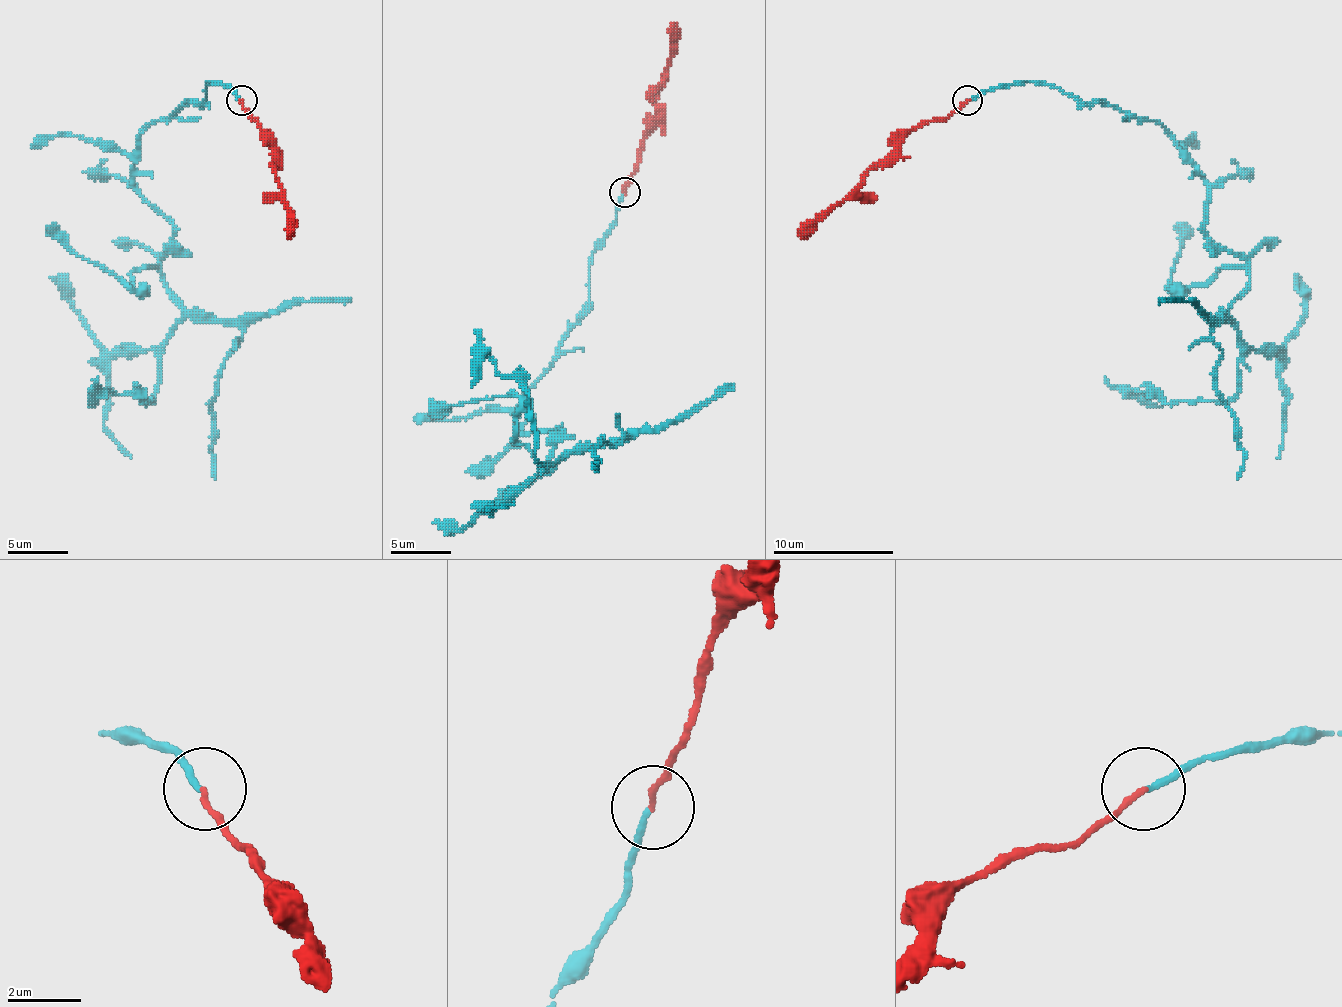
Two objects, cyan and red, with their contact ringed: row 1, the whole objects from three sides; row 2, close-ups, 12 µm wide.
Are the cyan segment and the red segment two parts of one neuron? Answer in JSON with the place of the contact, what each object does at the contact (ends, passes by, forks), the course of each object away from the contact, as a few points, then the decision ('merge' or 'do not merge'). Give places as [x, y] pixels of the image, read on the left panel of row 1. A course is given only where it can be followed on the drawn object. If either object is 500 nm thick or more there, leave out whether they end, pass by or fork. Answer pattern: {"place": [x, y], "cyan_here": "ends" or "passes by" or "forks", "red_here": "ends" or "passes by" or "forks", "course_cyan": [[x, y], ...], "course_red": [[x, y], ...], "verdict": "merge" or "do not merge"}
{"place": [241, 100], "cyan_here": "ends", "red_here": "ends", "course_cyan": [[239, 100], [209, 81], [140, 136], [134, 187], [173, 232], [182, 319], [152, 401], [89, 407]], "course_red": [[242, 100], [272, 151], [272, 169], [287, 205], [290, 235]], "verdict": "merge"}

